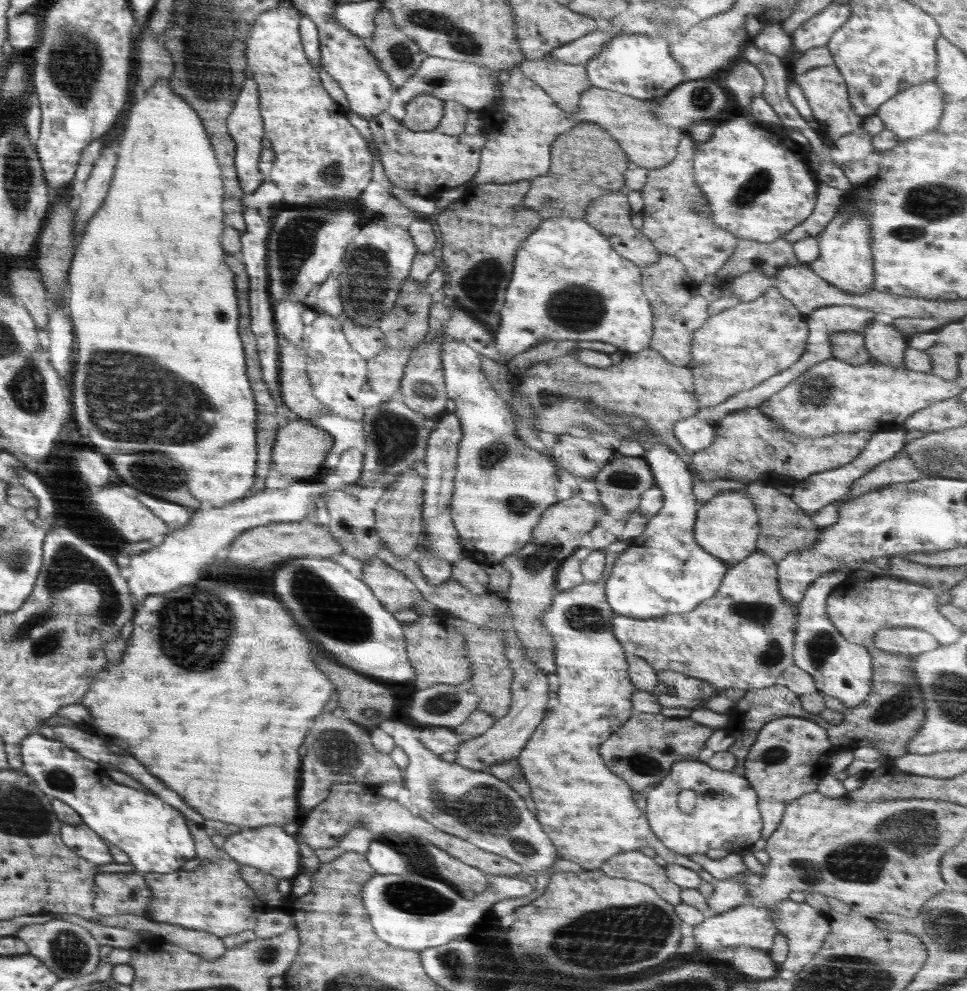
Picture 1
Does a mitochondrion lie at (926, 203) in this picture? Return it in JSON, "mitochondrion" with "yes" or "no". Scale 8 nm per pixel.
{"mitochondrion":"yes"}

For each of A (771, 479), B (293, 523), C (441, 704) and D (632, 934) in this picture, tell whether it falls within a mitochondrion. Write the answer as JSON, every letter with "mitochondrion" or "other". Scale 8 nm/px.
{"A":"other","B":"other","C":"mitochondrion","D":"mitochondrion"}

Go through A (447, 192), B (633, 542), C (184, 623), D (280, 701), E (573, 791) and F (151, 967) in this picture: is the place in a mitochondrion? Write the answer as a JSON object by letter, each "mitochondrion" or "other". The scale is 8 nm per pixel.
{"A":"other","B":"other","C":"mitochondrion","D":"other","E":"other","F":"other"}

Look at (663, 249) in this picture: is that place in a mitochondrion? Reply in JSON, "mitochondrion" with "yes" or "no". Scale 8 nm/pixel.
{"mitochondrion":"no"}

